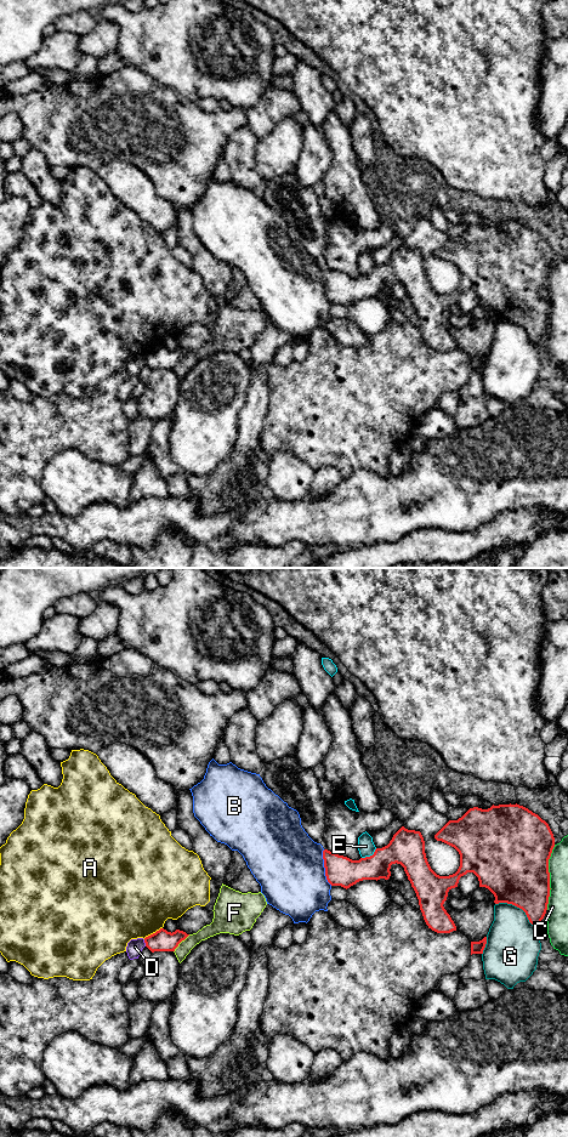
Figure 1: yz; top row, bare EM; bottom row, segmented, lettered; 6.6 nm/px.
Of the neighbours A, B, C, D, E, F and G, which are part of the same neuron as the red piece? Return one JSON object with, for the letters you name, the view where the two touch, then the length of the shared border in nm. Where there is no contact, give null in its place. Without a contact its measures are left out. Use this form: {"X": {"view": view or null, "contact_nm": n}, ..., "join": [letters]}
{"join": []}

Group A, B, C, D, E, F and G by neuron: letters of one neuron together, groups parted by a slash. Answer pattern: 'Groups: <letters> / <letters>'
Groups: A / B / C / D / E / F / G

